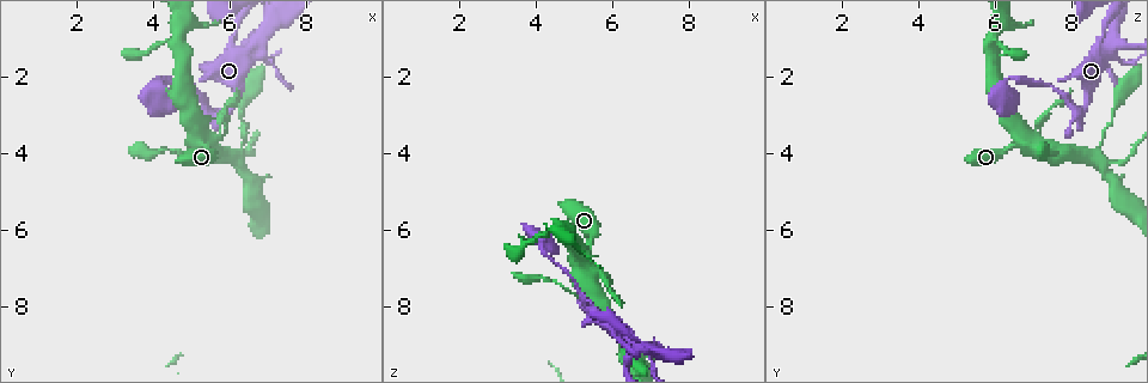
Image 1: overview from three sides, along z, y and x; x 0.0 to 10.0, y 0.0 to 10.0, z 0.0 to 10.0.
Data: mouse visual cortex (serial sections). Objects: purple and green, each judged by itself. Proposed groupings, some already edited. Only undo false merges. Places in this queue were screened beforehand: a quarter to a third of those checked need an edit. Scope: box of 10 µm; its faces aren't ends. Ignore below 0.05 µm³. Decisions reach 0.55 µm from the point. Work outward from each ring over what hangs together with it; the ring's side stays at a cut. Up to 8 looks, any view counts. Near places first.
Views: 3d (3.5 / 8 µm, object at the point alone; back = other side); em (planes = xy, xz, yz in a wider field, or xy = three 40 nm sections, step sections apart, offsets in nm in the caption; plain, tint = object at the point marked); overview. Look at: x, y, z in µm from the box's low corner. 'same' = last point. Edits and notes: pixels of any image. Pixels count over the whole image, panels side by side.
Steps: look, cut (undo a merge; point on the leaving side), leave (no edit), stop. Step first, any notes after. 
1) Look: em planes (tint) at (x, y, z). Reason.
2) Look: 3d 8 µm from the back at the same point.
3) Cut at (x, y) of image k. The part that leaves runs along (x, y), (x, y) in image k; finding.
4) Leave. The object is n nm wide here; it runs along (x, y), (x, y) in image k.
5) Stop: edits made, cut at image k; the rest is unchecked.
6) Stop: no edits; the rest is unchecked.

Look: 3d 8 µm at (5.25, 3.80, 6.75). Three arms meet.

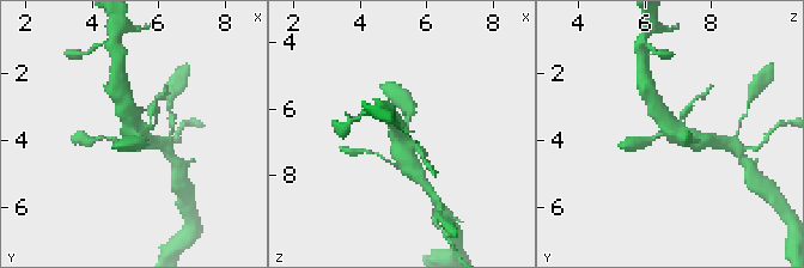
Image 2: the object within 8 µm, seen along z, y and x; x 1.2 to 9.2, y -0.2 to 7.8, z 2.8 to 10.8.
Look: 3d 3.5 µm at the same point. Zoom in.

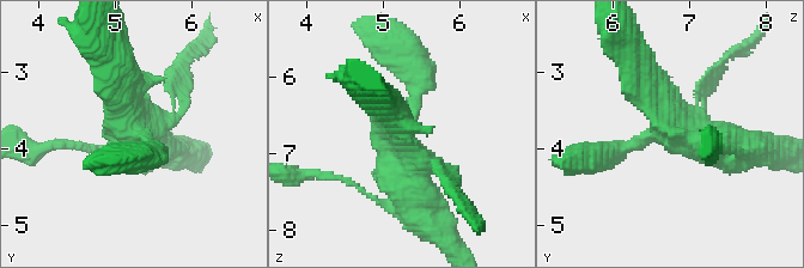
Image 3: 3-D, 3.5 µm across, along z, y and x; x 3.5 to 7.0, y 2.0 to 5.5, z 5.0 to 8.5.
Look: em xy step 3 (tint) at (5.25, 3.85, 6.75). Now the EM.

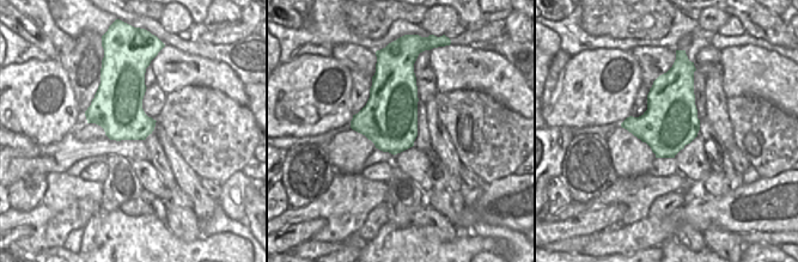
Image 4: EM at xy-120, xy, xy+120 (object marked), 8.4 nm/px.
Leave. It runs along (602, 157), (647, 135), (742, 150) in image 3; all the same cell.

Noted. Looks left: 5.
Look: 3d 3.5 µm at (6.25, 4.05, 8.60).

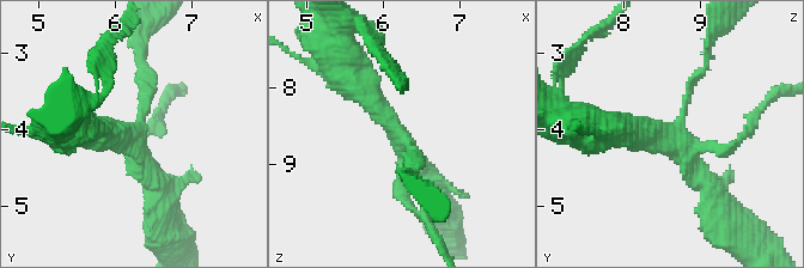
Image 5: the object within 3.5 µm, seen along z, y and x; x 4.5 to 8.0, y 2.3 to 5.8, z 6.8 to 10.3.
Look: em planes (tint) at (6.25, 4.00, 8.60). 4 arms meet here; the arms are 150, 150, 200, 350 nm wide; need the tissue.

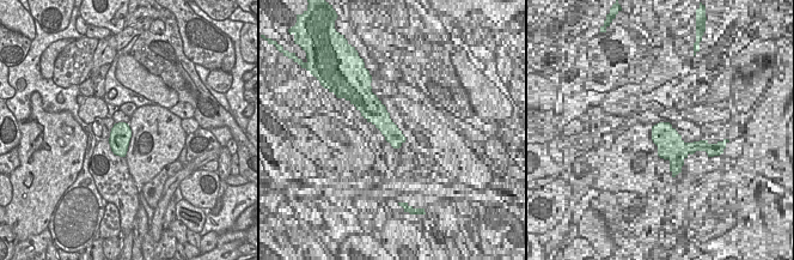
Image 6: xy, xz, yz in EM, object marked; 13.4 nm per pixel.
Look: em xy step 5 (tint) at the same point.

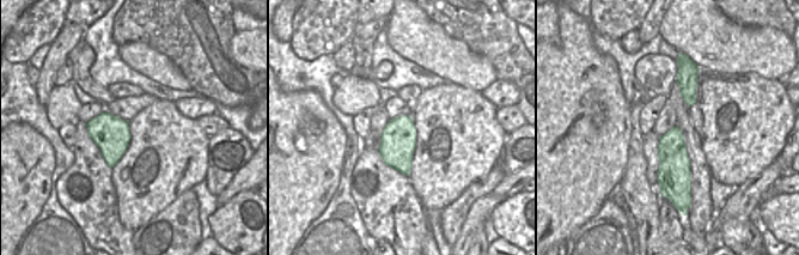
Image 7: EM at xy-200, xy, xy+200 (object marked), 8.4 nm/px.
Leave. It runs along (343, 74), (399, 132), (425, 175) in image 5; all the same cell.

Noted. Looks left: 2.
Look: 3d 3.5 µm at (4.20, 2.20, 6.25). Abrupt turn.

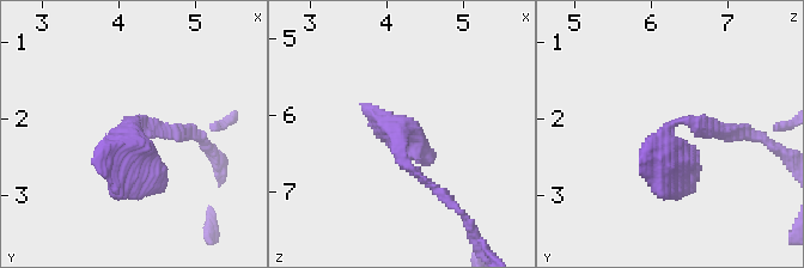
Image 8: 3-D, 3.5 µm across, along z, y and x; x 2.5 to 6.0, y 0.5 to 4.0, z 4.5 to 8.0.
Look: em xy step 5 (tint) at (4.15, 2.15, 6.25).

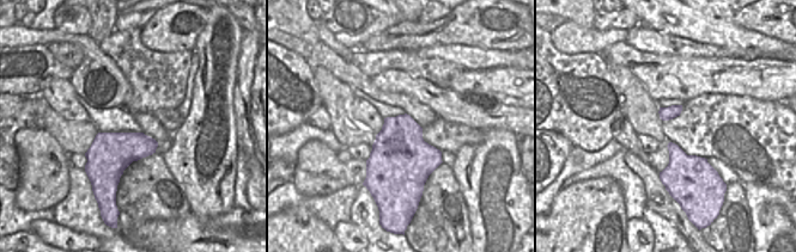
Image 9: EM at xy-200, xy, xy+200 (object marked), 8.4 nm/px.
Leave. It runs along (174, 128), (129, 121), (163, 183) in image 8; all the same cell.

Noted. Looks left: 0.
Stop: no edits; the rest is unchecked.

